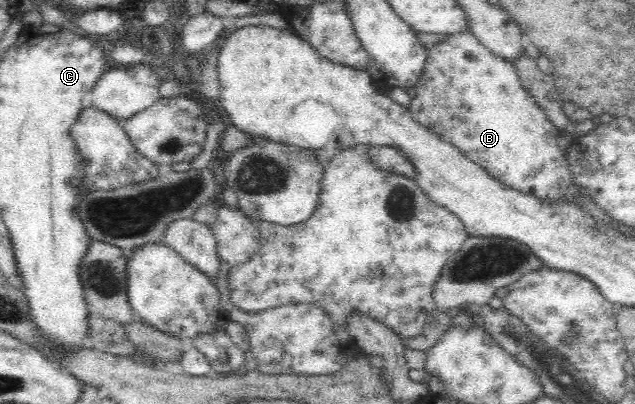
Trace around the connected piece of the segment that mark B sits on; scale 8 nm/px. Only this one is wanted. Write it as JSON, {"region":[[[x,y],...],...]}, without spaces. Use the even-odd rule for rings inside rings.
{"region":[[[469,30],[446,35],[442,42],[430,46],[426,51],[428,51],[428,58],[426,58],[422,76],[418,78],[418,82],[414,86],[416,87],[416,96],[412,98],[410,106],[407,108],[410,111],[410,117],[416,122],[422,123],[422,126],[429,127],[442,141],[455,146],[462,154],[466,155],[466,158],[478,163],[492,178],[503,183],[504,186],[547,202],[555,202],[568,194],[566,190],[570,188],[570,184],[572,183],[571,170],[565,159],[565,155],[563,155],[564,150],[556,143],[556,136],[560,132],[547,116],[546,110],[538,106],[533,96],[522,86],[514,63],[508,62],[506,59],[494,54],[491,50],[488,50]]]}

